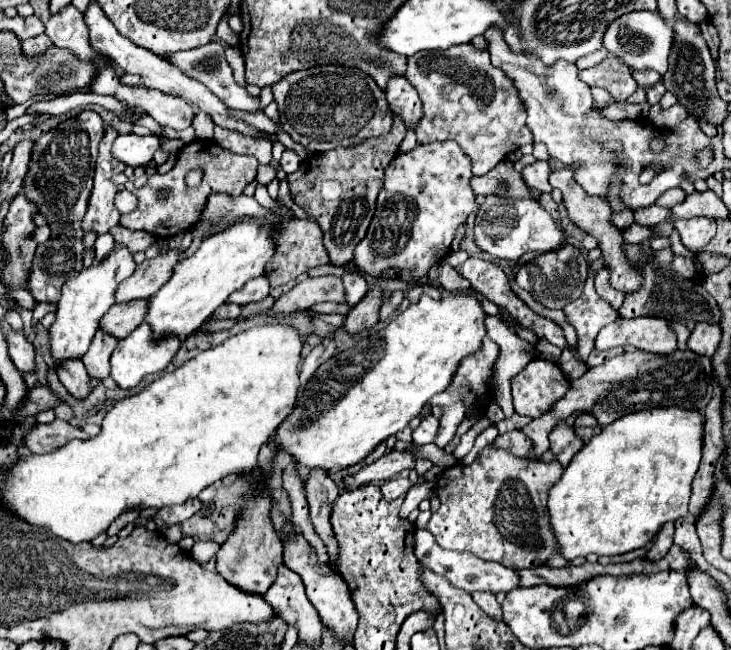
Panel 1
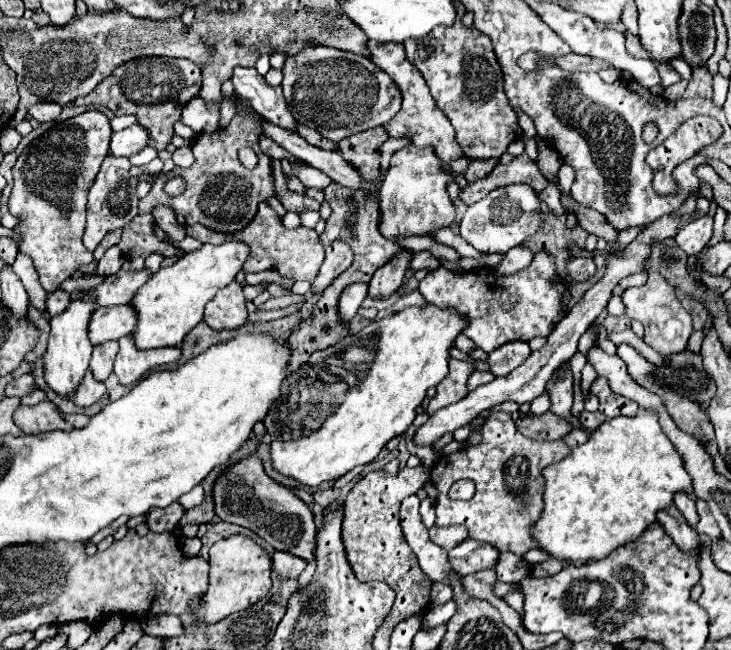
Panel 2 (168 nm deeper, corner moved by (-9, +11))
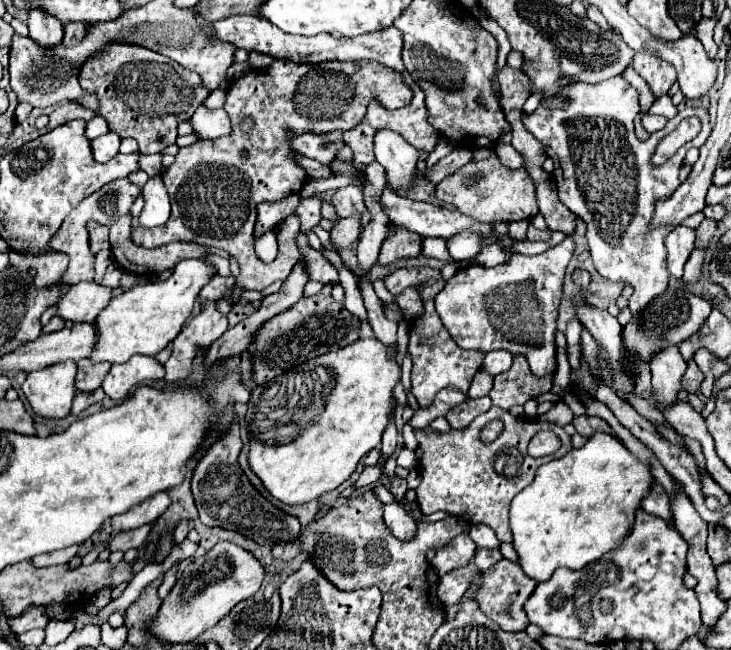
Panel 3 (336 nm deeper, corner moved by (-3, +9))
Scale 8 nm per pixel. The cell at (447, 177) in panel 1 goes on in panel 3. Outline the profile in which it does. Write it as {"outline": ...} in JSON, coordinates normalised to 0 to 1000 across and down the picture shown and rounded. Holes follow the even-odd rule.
{"outline":[[[514,202],[512,242],[528,260],[528,272],[539,291],[564,291],[566,263],[572,251],[572,229],[555,220],[555,214],[539,208],[539,202]]]}

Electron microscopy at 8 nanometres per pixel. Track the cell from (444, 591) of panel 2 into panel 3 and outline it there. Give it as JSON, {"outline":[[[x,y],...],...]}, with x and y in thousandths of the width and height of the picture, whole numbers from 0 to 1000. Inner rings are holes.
{"outline":[[[640,820],[637,823],[624,823],[621,829],[616,829],[616,835],[610,835],[610,842],[602,842],[596,848],[596,857],[591,860],[591,869],[599,878],[599,885],[607,885],[607,882],[646,863],[648,848],[651,848],[651,835],[640,826]]]}

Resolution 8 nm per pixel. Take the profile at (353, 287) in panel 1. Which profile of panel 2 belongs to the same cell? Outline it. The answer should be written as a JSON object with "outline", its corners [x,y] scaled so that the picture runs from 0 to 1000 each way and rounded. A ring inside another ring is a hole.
{"outline":[[[482,435],[468,448],[462,463],[462,485],[471,500],[482,494],[492,466],[501,460],[501,454],[503,454],[503,435]]]}

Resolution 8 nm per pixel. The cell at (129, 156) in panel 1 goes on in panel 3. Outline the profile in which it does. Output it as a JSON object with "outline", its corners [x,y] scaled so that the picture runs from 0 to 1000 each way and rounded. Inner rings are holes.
{"outline":[[[145,205],[123,217],[123,229],[129,232],[129,248],[134,251],[150,248],[161,235],[161,226],[164,226],[164,211],[159,205]]]}

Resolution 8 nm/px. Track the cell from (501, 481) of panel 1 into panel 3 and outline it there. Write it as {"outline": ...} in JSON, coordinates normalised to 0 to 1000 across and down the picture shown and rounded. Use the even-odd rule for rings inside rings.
{"outline":[[[670,626],[629,663],[618,660],[613,666],[583,666],[580,660],[566,660],[566,669],[572,678],[572,691],[577,694],[572,715],[577,740],[569,749],[569,771],[577,789],[588,792],[596,786],[613,786],[643,808],[662,805],[676,814],[684,832],[692,835],[700,832],[700,820],[695,811],[695,783],[700,765],[731,737],[731,725],[736,722],[736,715],[766,706],[782,691],[780,669],[769,657],[747,648],[700,642],[695,632],[687,632],[687,626]],[[673,645],[687,645],[689,663],[681,669],[681,675],[665,685],[654,675],[654,666]],[[739,660],[755,660],[763,672],[769,672],[769,688],[750,703],[731,706],[720,697],[720,688],[731,666],[736,666]]]}

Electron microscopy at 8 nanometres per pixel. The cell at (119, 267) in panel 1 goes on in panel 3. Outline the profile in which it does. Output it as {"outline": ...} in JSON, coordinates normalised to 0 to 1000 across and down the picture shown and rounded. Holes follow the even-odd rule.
{"outline":[[[90,555],[38,574],[38,583],[27,598],[36,608],[47,638],[60,645],[88,645],[96,635],[98,614],[104,608],[101,580],[104,558]]]}

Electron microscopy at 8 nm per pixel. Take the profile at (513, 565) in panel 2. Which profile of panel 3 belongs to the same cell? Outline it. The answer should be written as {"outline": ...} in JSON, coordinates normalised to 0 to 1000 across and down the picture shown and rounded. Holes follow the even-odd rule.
{"outline":[[[654,842],[654,848],[648,851],[648,866],[659,875],[659,878],[665,878],[668,872],[673,872],[679,863],[684,863],[687,860],[687,851],[681,848],[681,845],[657,845]]]}

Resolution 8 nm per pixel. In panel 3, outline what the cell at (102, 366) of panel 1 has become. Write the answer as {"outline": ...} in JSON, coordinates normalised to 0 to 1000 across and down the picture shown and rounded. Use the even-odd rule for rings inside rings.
{"outline":[[[120,552],[107,555],[107,577],[104,577],[104,598],[115,605],[131,602],[142,580],[150,571],[150,558],[123,558]]]}

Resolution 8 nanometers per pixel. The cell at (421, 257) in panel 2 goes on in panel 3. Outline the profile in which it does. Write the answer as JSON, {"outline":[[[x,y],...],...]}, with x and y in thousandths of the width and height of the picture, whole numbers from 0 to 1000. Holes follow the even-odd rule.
{"outline":[[[580,365],[577,371],[577,389],[583,395],[594,395],[602,402],[616,402],[618,395],[610,389],[610,377],[605,365]]]}

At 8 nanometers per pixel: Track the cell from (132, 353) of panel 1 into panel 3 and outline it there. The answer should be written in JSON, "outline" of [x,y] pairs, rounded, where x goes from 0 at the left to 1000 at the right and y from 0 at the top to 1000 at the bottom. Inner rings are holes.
{"outline":[[[183,546],[183,552],[167,562],[153,562],[150,574],[140,589],[140,598],[150,614],[167,617],[178,608],[183,595],[208,592],[222,580],[224,580],[224,565],[211,549]]]}

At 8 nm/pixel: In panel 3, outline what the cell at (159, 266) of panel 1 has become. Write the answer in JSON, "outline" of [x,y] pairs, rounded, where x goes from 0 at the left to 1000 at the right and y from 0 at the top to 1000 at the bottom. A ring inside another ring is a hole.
{"outline":[[[104,435],[79,463],[77,485],[98,497],[126,497],[131,485],[150,466],[153,445],[126,435]]]}

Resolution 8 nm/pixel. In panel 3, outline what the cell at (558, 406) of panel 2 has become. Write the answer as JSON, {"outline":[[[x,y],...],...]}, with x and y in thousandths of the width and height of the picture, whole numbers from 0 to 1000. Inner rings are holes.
{"outline":[[[774,362],[769,374],[744,389],[703,389],[695,408],[673,414],[640,408],[627,414],[627,420],[613,429],[607,445],[594,457],[594,472],[605,500],[632,537],[657,537],[665,543],[689,537],[703,546],[717,546],[733,580],[752,577],[761,568],[758,509],[769,432],[785,392],[785,380],[785,365]]]}

